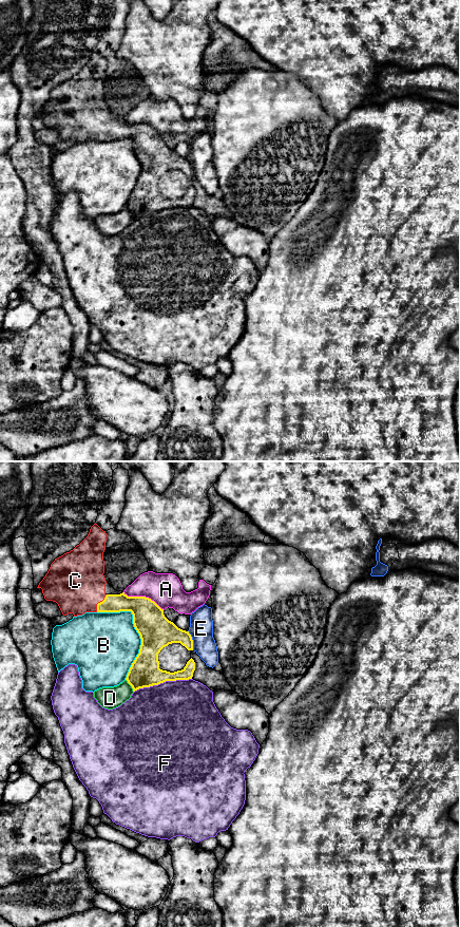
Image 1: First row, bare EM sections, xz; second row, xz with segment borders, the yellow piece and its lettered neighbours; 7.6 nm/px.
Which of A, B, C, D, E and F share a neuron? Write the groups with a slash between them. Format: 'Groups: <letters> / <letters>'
Groups: A / B / C / D / E / F

